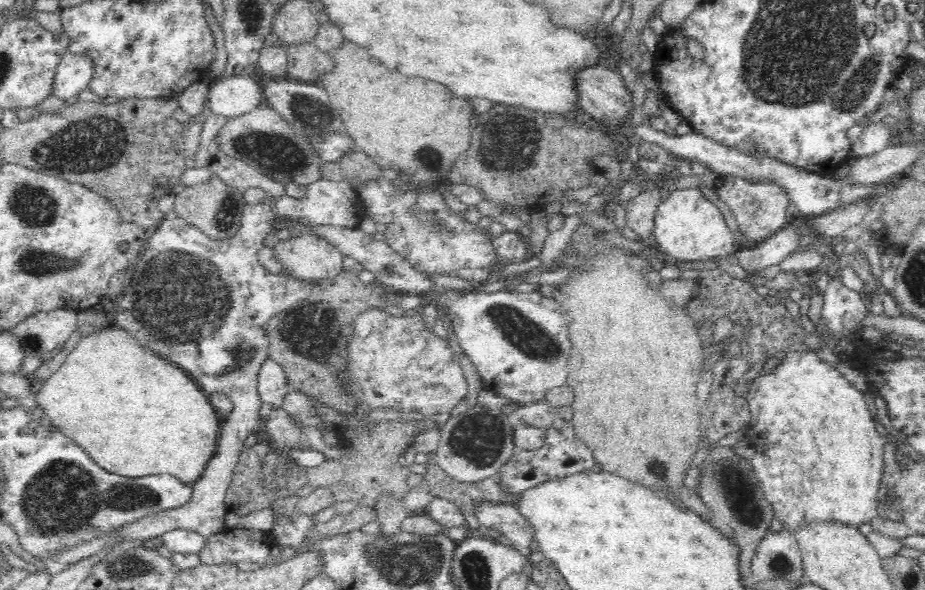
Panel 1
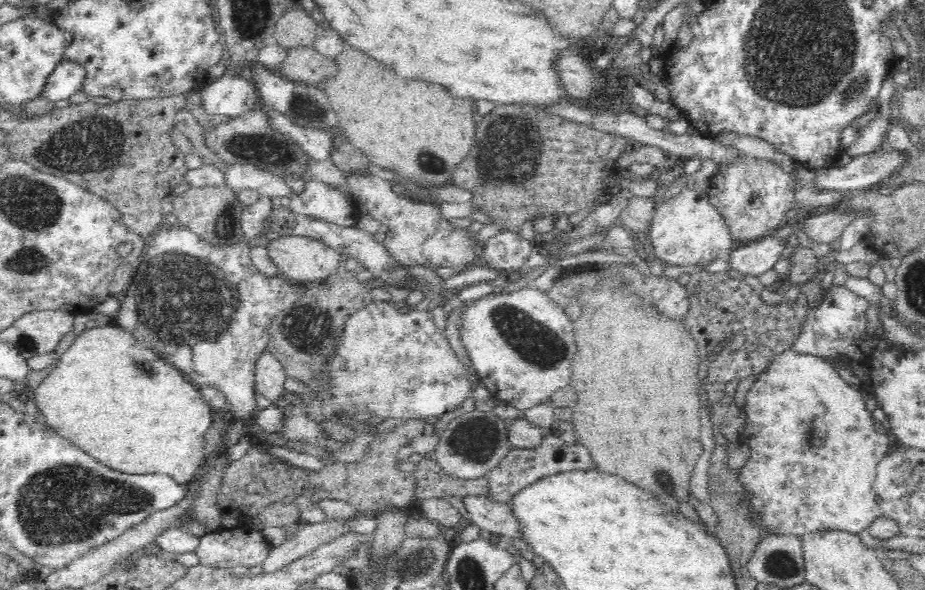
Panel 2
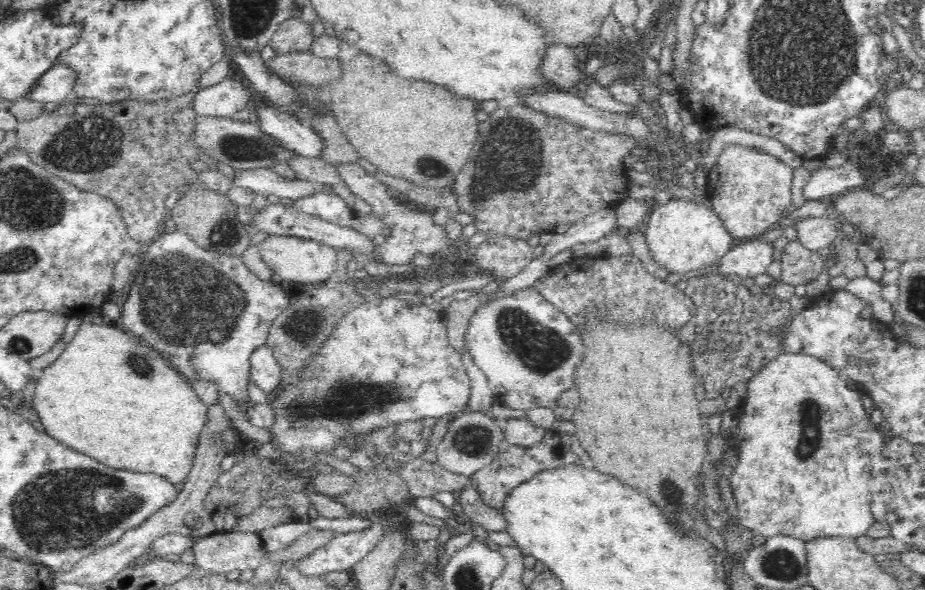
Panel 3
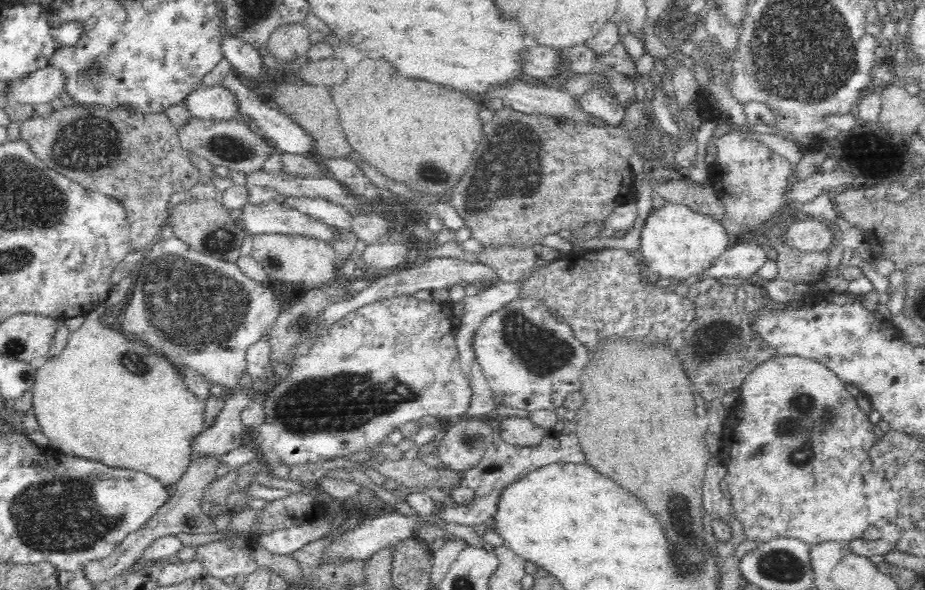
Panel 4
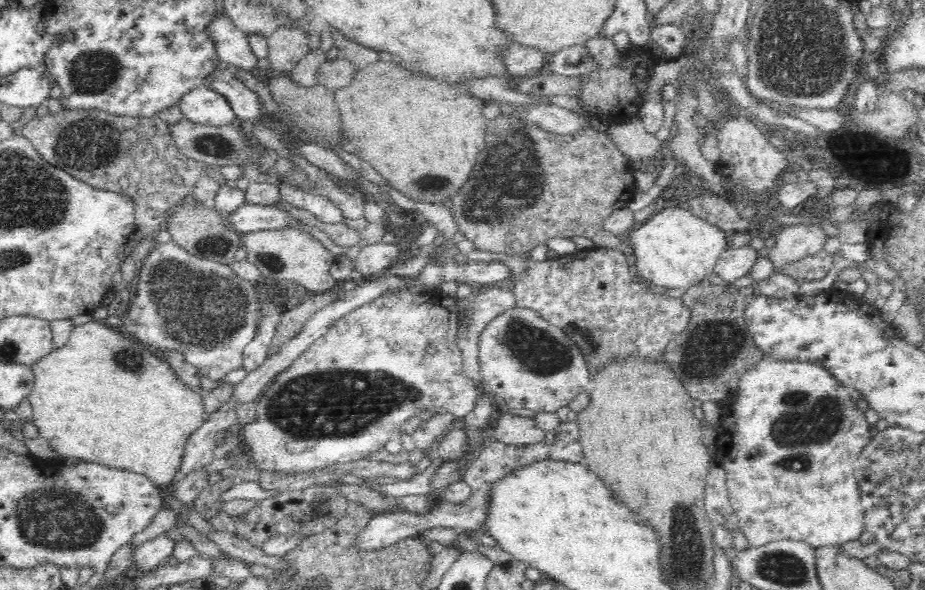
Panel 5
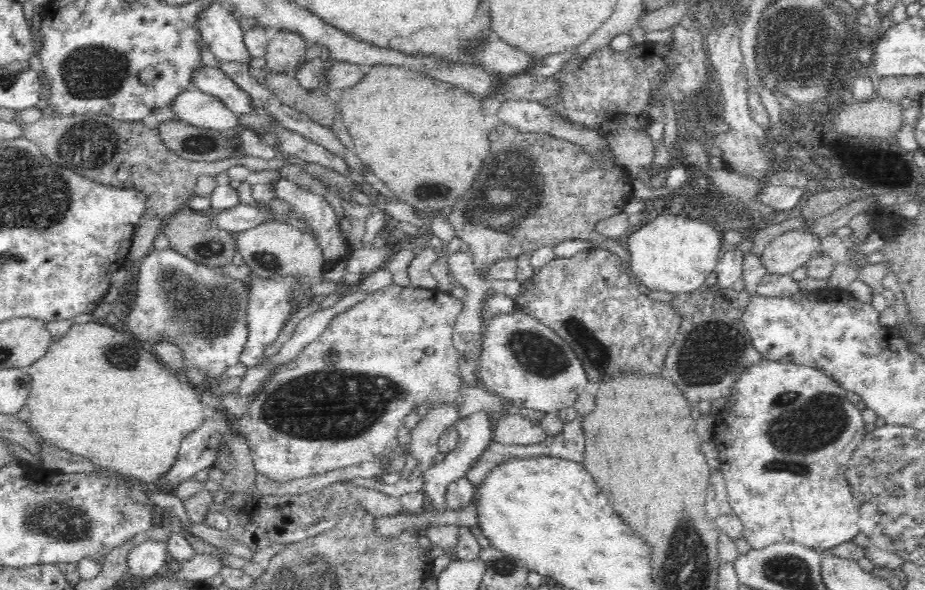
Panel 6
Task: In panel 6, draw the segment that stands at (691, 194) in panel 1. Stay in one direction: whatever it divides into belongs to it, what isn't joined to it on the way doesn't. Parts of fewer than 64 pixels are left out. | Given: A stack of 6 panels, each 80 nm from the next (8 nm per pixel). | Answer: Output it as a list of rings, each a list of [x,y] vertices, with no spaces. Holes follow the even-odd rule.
[[[666,211],[652,220],[646,219],[644,223],[635,228],[635,232],[630,234],[628,238],[630,272],[634,280],[648,291],[666,291],[675,295],[689,293],[702,286],[708,275],[714,272],[718,264],[720,248],[724,243],[722,232],[701,217]]]

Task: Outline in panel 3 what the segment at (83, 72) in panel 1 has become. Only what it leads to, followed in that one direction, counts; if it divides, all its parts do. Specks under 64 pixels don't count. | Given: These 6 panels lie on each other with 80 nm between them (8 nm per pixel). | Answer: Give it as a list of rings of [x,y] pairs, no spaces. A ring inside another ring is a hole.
[[[56,63],[46,74],[42,74],[42,77],[38,78],[36,88],[26,98],[40,103],[65,103],[66,100],[73,97],[76,82],[78,82],[78,71],[64,63]]]

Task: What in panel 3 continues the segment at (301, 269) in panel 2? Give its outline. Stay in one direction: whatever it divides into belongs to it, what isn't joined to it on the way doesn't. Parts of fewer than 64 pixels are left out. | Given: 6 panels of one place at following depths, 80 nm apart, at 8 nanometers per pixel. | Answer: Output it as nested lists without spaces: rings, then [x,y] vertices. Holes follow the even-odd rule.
[[[270,235],[260,246],[262,260],[272,270],[273,276],[284,284],[300,288],[308,283],[321,283],[335,271],[338,252],[330,246],[310,238]]]

